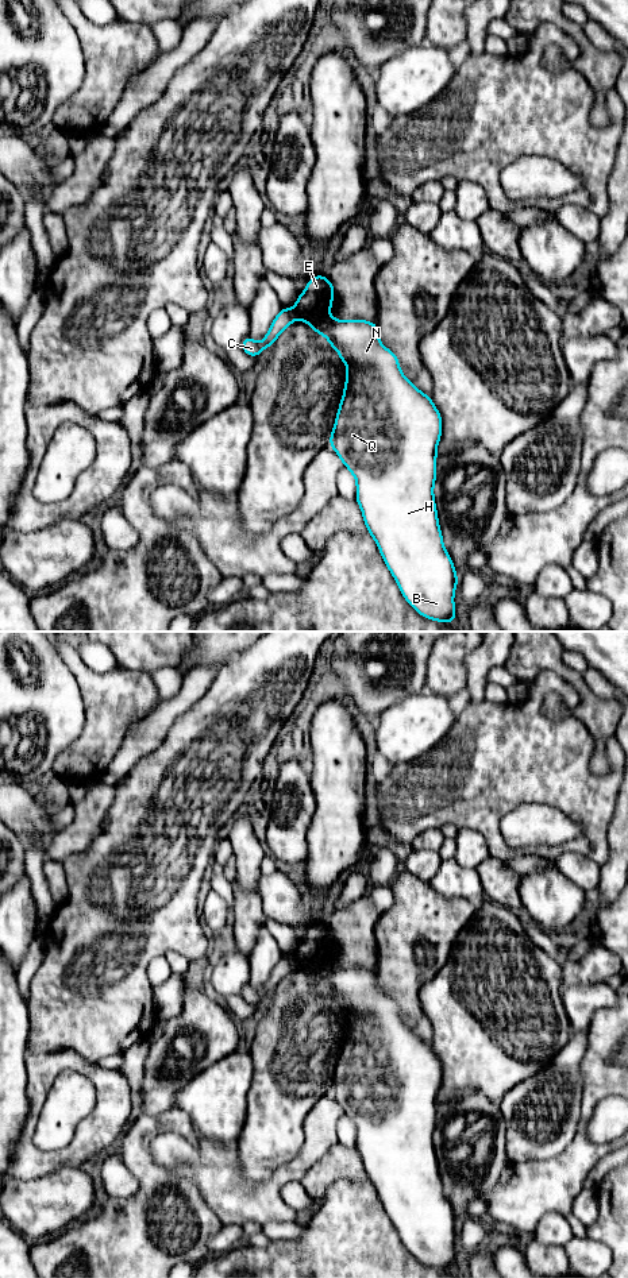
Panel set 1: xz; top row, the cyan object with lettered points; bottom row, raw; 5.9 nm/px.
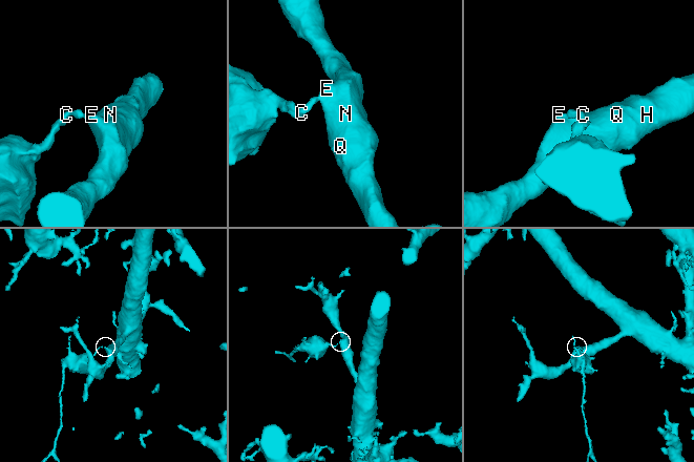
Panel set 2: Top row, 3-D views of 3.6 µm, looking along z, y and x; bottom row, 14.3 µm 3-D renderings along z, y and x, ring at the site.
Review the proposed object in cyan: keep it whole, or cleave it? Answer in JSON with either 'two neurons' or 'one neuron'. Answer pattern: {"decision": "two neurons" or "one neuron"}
{"decision": "two neurons"}

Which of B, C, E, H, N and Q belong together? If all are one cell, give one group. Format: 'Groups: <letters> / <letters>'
Groups: B E H N Q / C

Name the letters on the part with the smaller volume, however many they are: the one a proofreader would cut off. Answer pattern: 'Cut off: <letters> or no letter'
Cut off: C

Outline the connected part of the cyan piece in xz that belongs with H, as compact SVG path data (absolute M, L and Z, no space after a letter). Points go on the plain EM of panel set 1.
M316 923L308 928L294 954L297 965L324 982L347 1013L330 1093L357 1128L355 1148L367 1179L407 1250L428 1267L454 1271L454 1240L459 1229L443 1193L434 1146L440 1061L431 1043L423 1042L404 1024L398 1005L380 989L377 970L330 965L334 942L335 935L325 923Z

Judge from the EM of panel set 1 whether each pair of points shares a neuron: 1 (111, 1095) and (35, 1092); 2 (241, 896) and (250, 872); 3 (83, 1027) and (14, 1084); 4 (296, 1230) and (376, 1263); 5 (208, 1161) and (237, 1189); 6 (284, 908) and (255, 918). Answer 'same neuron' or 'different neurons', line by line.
1: same neuron
2: different neurons
3: different neurons
4: different neurons
5: same neuron
6: different neurons

